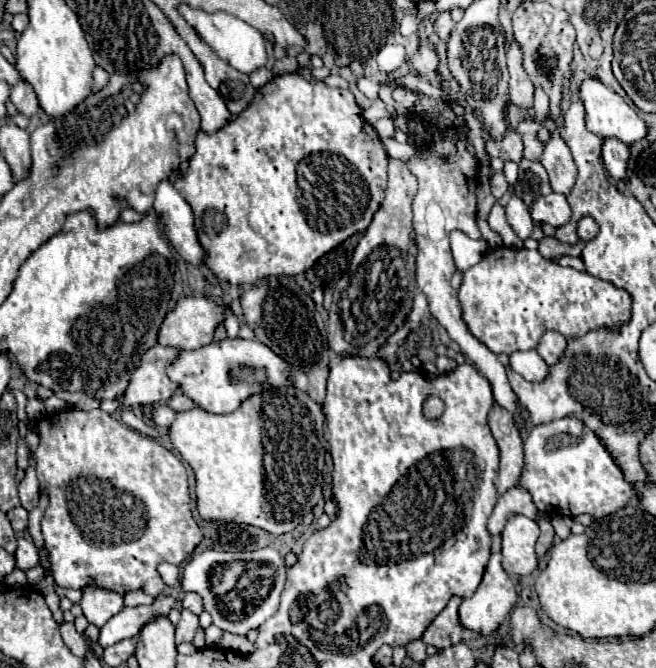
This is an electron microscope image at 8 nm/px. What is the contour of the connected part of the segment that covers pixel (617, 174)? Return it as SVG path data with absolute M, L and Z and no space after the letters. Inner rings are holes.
M604 138L602 142L602 162L610 176L620 182L626 178L626 164L628 164L628 146L614 138Z

